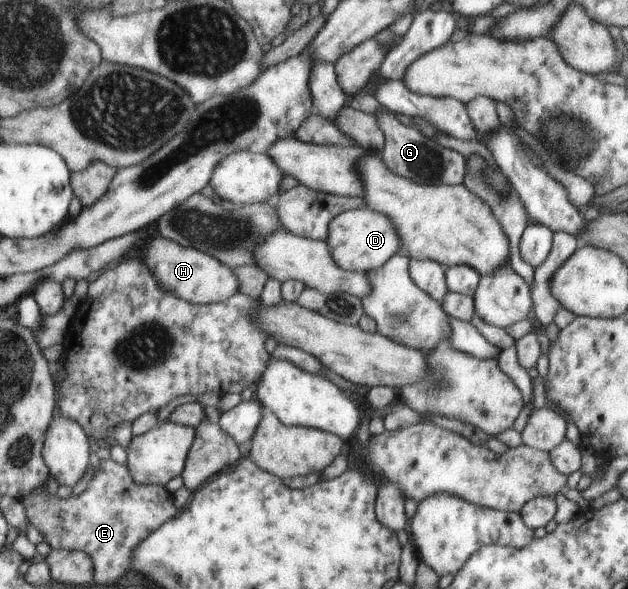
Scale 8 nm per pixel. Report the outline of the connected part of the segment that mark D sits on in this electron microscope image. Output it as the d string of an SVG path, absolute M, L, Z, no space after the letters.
M364 205L357 210L347 210L333 219L330 234L324 241L332 251L336 263L351 272L376 270L402 250L402 237L392 219Z

